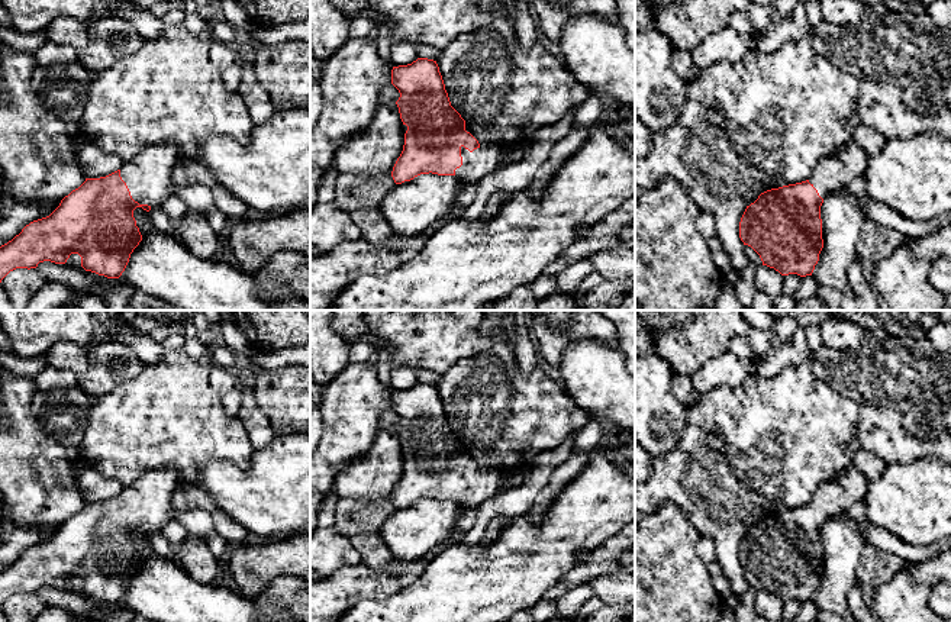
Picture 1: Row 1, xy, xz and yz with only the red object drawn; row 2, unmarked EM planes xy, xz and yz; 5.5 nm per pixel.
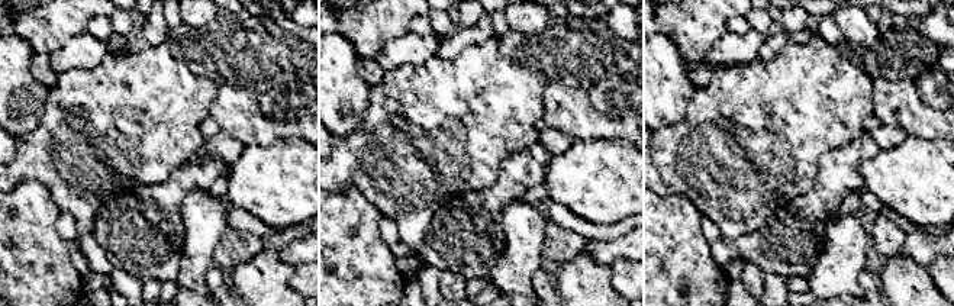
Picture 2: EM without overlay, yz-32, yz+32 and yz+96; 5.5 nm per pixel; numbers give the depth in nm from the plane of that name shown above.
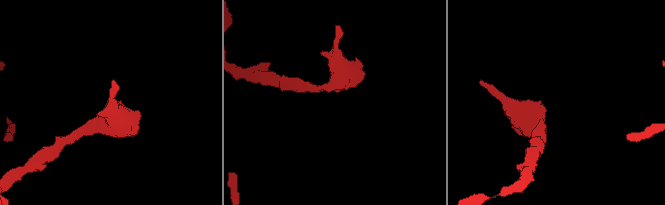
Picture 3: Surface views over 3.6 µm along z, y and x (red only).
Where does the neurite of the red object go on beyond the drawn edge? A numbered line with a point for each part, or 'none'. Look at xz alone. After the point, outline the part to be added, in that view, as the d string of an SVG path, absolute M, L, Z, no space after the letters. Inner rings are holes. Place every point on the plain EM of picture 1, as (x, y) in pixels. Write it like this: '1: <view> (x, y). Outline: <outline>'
1: xz (487, 483). Outline: M493 468L481 470L473 477L461 471L462 490L455 494L455 502L464 512L478 507L500 492L502 477L503 473Z

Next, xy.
1: xy (148, 502). Outline: M159 467L145 473L136 483L123 487L120 502L130 521L139 529L161 532L175 512L173 492L180 484L173 467Z

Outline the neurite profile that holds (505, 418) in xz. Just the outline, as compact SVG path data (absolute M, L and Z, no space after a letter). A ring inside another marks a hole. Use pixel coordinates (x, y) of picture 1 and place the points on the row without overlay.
M478 354L460 360L441 374L436 384L451 431L465 445L465 455L481 470L493 468L503 474L523 470L533 458L561 445L578 432L590 415L578 407L539 365L523 374L518 365L506 365L493 354Z

